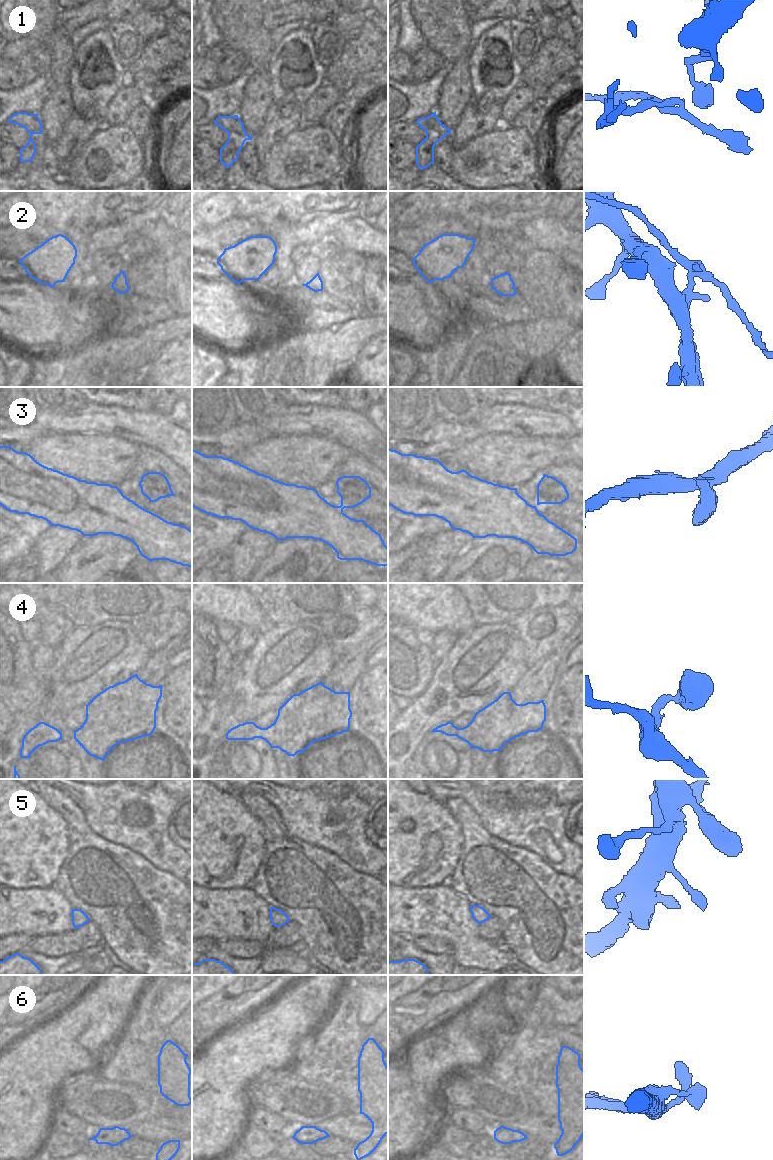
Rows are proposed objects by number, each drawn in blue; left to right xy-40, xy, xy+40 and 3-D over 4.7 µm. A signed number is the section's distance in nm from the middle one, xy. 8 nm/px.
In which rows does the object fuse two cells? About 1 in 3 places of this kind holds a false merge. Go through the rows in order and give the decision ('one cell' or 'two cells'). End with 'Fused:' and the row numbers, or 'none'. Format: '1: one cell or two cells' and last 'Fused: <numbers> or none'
1: two cells
2: two cells
3: one cell
4: one cell
5: one cell
6: one cell
Fused: 1, 2

